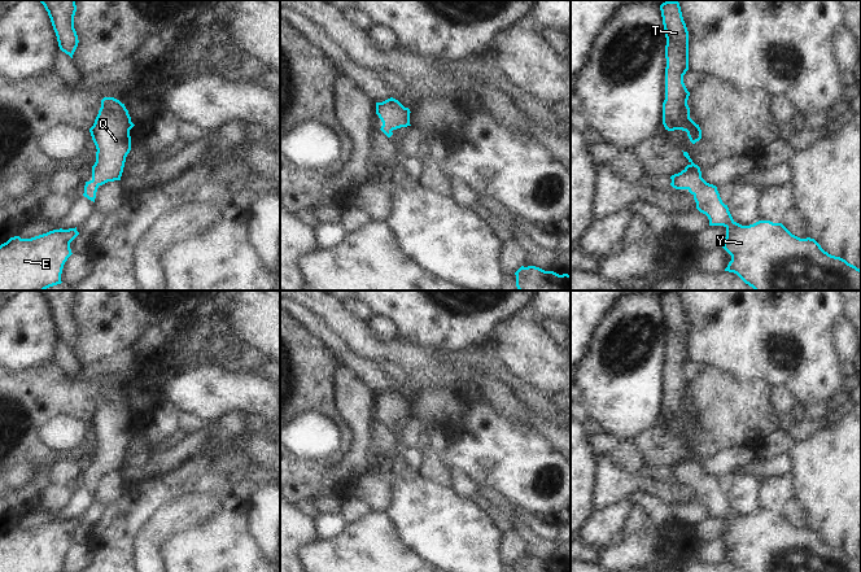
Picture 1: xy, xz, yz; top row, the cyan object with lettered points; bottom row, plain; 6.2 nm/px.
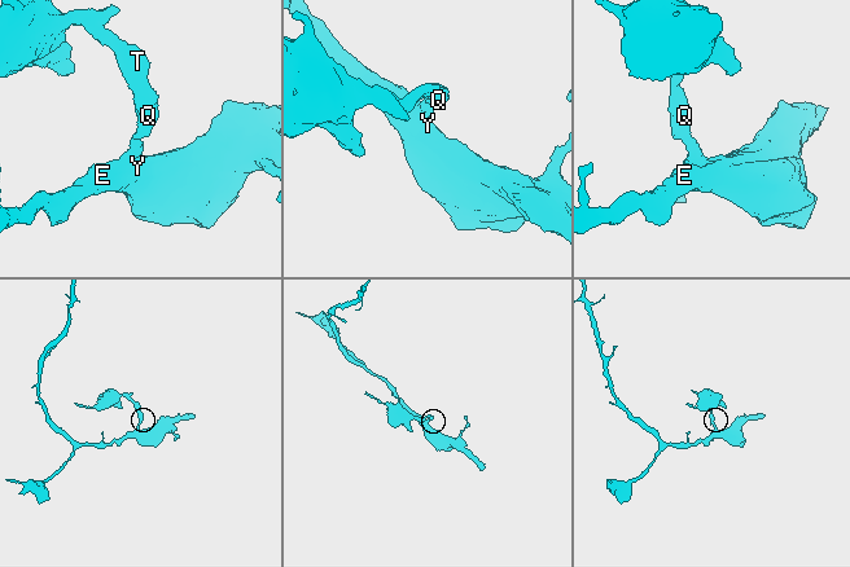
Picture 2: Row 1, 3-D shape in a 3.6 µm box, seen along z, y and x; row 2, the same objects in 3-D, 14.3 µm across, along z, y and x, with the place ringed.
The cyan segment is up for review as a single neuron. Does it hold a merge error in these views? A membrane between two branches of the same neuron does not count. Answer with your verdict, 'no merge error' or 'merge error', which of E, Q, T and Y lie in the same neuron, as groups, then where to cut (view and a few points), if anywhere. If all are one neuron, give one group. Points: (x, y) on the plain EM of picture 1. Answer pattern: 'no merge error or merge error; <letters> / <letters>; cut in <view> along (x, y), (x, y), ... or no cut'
no merge error; E Q T Y; no cut

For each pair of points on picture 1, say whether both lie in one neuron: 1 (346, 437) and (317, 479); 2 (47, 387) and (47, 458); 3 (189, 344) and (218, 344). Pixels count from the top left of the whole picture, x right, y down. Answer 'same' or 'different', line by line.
1: same
2: same
3: same

